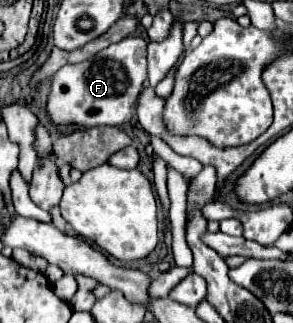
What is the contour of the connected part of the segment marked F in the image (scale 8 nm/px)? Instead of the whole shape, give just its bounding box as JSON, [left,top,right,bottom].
[46,37,146,127]

